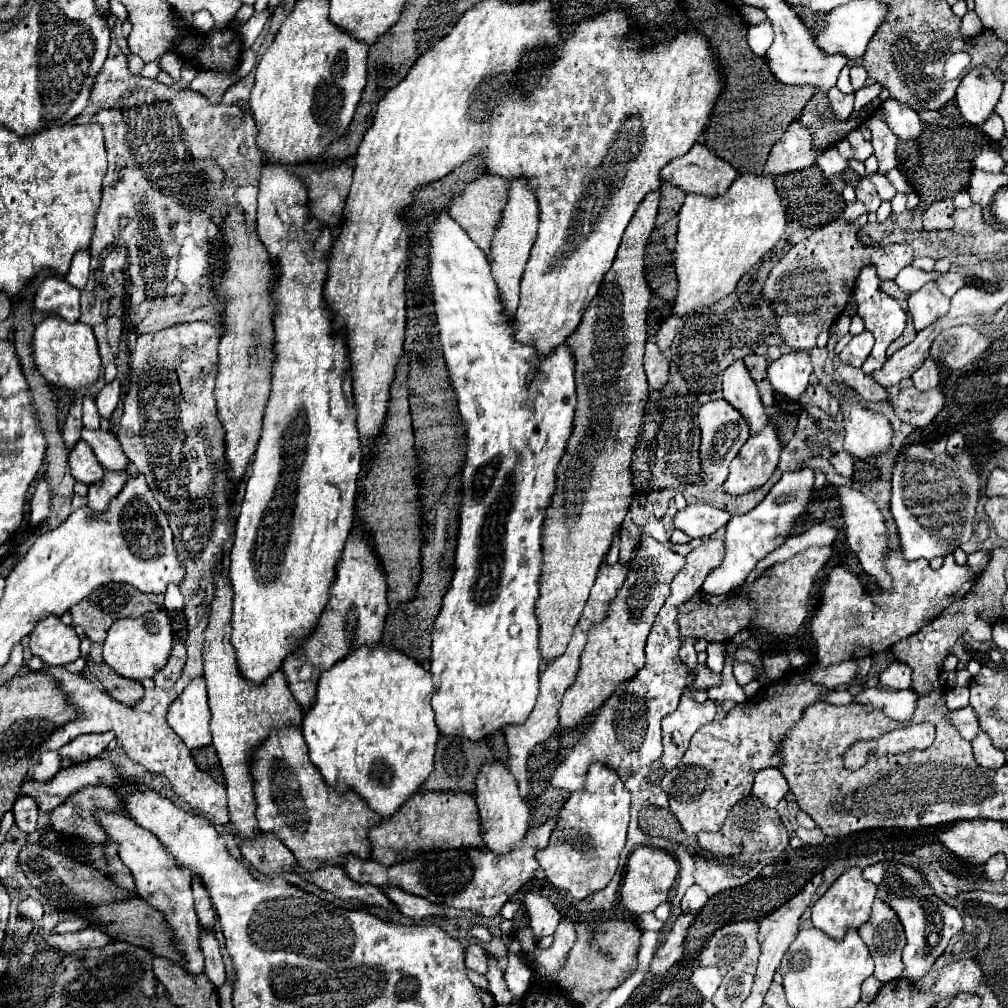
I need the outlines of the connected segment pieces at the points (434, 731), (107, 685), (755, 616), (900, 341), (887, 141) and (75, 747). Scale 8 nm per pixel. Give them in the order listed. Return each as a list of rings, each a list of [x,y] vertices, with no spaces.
[[[364,644],[364,648],[350,652],[344,660],[338,660],[330,670],[320,674],[314,704],[302,716],[302,734],[308,744],[310,760],[330,786],[336,790],[352,788],[364,796],[368,806],[382,818],[392,816],[434,768],[434,746],[440,732],[430,706],[432,692],[434,684],[430,672],[422,664],[392,644]]]
[[[86,656],[86,668],[92,670],[92,674],[102,682],[104,690],[118,702],[122,704],[136,704],[142,694],[144,688],[140,684],[140,680],[132,680],[132,678],[122,678],[116,676],[106,664],[96,664],[90,660],[90,656]]]
[[[832,546],[812,548],[782,564],[774,564],[754,584],[744,584],[732,590],[730,594],[712,595],[697,592],[692,600],[688,600],[688,604],[680,608],[678,624],[682,640],[694,636],[706,638],[708,642],[728,642],[738,630],[748,628],[750,624],[760,624],[762,628],[768,628],[774,634],[796,634],[808,614],[808,592],[812,588],[812,582],[822,564],[828,562],[828,558],[834,554],[836,550]]]
[[[908,318],[908,322],[906,322],[906,330],[900,334],[900,338],[896,338],[896,340],[888,346],[888,352],[886,352],[886,354],[888,354],[888,358],[890,358],[896,350],[900,350],[902,346],[910,344],[914,338],[916,338],[916,330],[914,330],[914,324],[912,324],[912,322],[910,322],[910,318]]]
[[[876,116],[868,118],[864,126],[872,133],[870,142],[874,146],[874,156],[878,158],[878,174],[890,172],[892,168],[896,168],[896,140],[898,138]]]
[[[112,732],[84,734],[84,736],[78,736],[76,740],[68,742],[66,746],[62,746],[58,750],[58,754],[60,754],[60,758],[70,758],[72,766],[76,766],[76,764],[88,762],[90,758],[98,758],[98,754],[102,754],[106,750],[110,740],[114,740]]]

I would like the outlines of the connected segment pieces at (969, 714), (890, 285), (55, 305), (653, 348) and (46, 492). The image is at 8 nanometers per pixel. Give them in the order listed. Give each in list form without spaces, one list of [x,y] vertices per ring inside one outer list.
[[[970,706],[950,712],[950,720],[966,740],[974,740],[976,732],[980,732],[980,720],[976,716],[976,710]]]
[[[886,280],[886,282],[882,282],[882,290],[884,290],[888,296],[892,296],[894,300],[898,300],[898,304],[900,304],[902,308],[906,308],[906,298],[908,298],[908,294],[902,292],[902,290],[896,286],[894,280]]]
[[[48,276],[36,290],[34,308],[54,312],[68,322],[76,322],[80,316],[80,290],[68,284],[62,276]]]
[[[654,342],[646,344],[644,370],[648,376],[648,384],[652,390],[662,390],[670,378],[670,362],[664,358],[660,348]]]
[[[40,480],[34,494],[32,494],[32,500],[30,500],[28,518],[30,518],[32,524],[38,524],[44,518],[48,518],[48,514],[50,514],[50,496],[52,496],[50,486],[44,480]]]

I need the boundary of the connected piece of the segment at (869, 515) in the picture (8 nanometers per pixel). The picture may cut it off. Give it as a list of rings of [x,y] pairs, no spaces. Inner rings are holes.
[[[836,486],[836,500],[840,504],[840,518],[844,522],[844,532],[846,532],[848,546],[858,556],[864,572],[870,574],[872,578],[876,578],[876,582],[884,590],[890,590],[892,580],[884,572],[884,566],[882,566],[882,558],[888,552],[888,540],[886,540],[886,528],[884,528],[884,520],[882,520],[882,514],[880,514],[878,506],[870,498],[866,498],[862,492],[858,492],[850,486]]]

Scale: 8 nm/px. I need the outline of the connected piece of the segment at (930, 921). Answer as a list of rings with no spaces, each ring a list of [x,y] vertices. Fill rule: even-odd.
[[[894,860],[876,862],[872,866],[866,866],[862,872],[866,880],[876,884],[878,888],[876,898],[888,904],[904,926],[904,932],[906,932],[906,948],[902,952],[902,962],[906,968],[904,978],[912,982],[922,978],[930,970],[934,960],[946,950],[950,938],[964,928],[964,922],[958,910],[934,894],[932,886],[928,884],[928,880],[922,876],[920,870],[904,862],[894,862]]]

